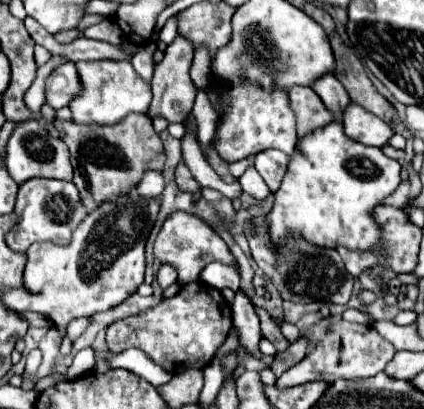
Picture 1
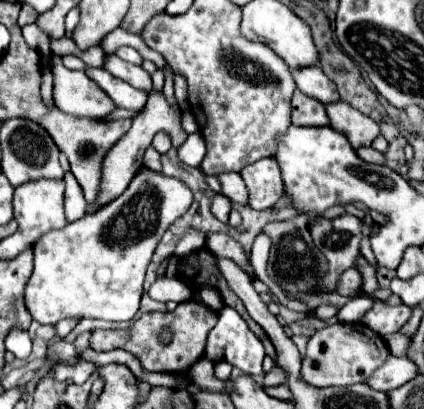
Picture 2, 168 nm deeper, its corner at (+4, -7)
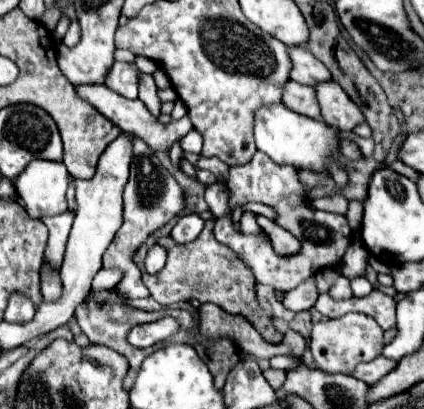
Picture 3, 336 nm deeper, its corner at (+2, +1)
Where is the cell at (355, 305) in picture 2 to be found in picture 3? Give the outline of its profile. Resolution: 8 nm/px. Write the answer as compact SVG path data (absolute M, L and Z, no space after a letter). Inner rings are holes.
M356 278L356 280L352 280L352 292L354 292L354 296L366 296L366 294L370 294L372 292L372 284L366 280L366 278Z

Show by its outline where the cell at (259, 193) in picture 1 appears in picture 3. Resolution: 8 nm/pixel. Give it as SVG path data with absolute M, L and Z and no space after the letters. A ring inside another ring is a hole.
M200 156L196 168L210 170L220 182L226 182L226 176L228 176L228 170L230 170L230 166L224 164L222 160L218 160L218 158L204 158L204 156Z

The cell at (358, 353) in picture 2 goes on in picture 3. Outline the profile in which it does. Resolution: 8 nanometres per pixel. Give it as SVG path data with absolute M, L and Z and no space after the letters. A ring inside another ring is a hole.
M346 314L336 320L322 320L312 328L310 350L318 368L326 374L352 374L360 362L370 362L382 354L384 330L366 314Z

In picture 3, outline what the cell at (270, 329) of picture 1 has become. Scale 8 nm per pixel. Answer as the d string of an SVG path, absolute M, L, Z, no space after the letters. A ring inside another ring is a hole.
M208 220L204 224L204 230L200 232L200 236L188 244L176 244L170 236L160 238L158 244L168 250L168 260L166 260L166 266L158 274L142 276L146 288L150 290L152 298L156 302L160 302L162 306L182 302L182 300L192 300L192 298L196 298L200 302L218 304L228 314L244 316L260 332L260 336L266 342L280 344L282 332L278 332L274 328L272 318L260 308L260 304L256 300L254 276L252 276L250 268L246 268L244 262L230 248L226 248L224 244L214 240L212 228L214 228L214 220Z

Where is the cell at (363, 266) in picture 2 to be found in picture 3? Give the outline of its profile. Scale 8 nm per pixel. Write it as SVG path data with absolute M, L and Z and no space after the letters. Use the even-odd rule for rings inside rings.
M356 238L350 248L346 250L344 258L342 258L342 274L348 278L348 280L354 280L354 278L360 278L364 276L366 272L366 266L368 266L368 250L364 248L364 244Z

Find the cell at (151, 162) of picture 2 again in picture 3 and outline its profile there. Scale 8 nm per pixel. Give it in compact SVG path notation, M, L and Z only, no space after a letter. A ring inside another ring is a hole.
M140 74L140 100L146 104L146 108L150 110L150 114L154 118L160 116L160 100L156 96L156 84L154 84L154 78L150 74Z

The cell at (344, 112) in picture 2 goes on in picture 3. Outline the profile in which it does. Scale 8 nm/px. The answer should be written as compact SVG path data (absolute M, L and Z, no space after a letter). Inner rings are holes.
M334 80L318 84L316 92L322 108L322 118L332 128L342 132L352 132L358 124L366 122L366 118L362 116L362 110L356 104L352 104L352 100Z

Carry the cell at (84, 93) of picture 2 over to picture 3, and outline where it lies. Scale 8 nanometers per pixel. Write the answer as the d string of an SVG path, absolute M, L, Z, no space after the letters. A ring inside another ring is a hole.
M80 84L80 86L76 86L76 92L78 92L78 96L82 96L82 100L88 100L100 114L104 114L108 120L112 120L124 132L134 132L138 138L142 138L154 152L168 150L172 146L172 142L180 140L182 136L186 136L194 128L190 124L188 116L184 116L180 120L172 120L170 124L160 124L156 118L152 118L152 114L144 106L144 102L140 102L140 100L126 100L124 96L118 96L116 92L106 88L104 84Z

